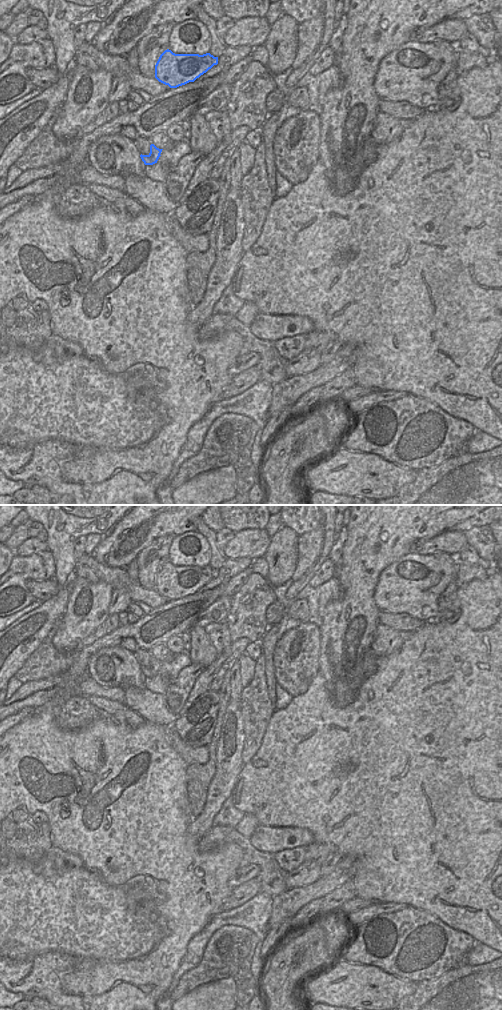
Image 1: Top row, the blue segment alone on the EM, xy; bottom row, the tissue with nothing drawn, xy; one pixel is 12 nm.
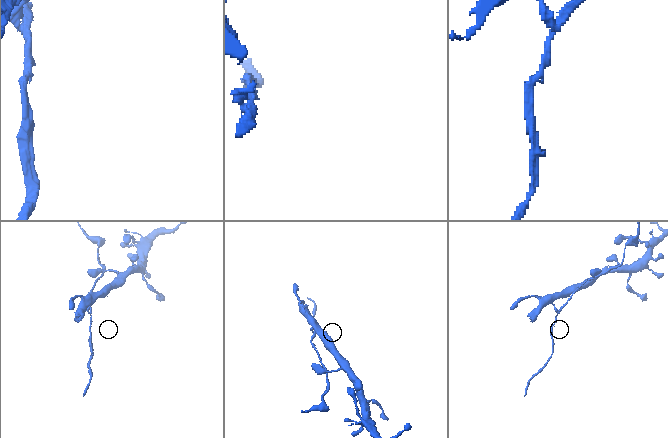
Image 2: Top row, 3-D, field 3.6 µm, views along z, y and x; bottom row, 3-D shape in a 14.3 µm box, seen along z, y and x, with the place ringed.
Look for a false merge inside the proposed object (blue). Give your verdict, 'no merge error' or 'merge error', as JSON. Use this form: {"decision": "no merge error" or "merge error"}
{"decision": "merge error"}

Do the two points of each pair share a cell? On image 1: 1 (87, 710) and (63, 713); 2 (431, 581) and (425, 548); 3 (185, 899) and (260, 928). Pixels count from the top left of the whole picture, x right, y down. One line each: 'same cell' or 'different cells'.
1: same cell
2: different cells
3: different cells

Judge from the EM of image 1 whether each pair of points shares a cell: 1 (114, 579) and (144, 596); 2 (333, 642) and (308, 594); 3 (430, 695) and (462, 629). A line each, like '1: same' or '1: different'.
1: same
2: different
3: same

